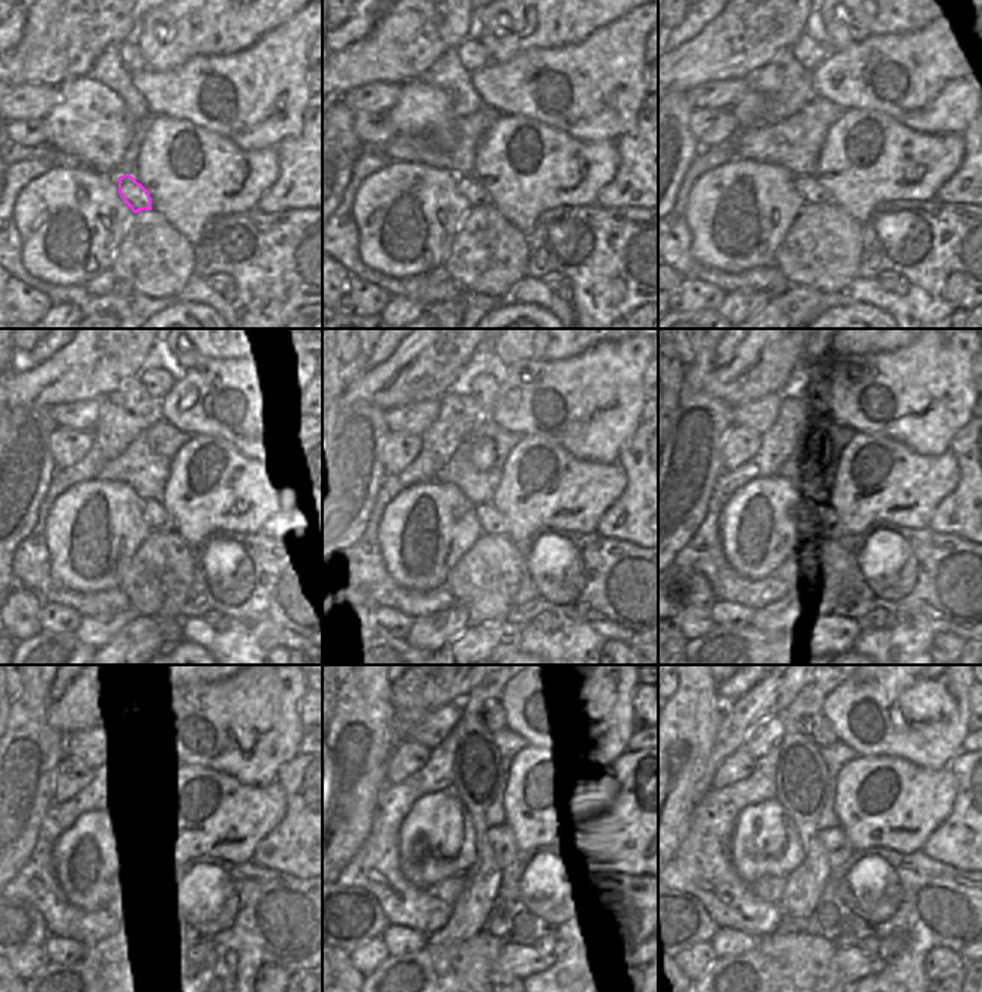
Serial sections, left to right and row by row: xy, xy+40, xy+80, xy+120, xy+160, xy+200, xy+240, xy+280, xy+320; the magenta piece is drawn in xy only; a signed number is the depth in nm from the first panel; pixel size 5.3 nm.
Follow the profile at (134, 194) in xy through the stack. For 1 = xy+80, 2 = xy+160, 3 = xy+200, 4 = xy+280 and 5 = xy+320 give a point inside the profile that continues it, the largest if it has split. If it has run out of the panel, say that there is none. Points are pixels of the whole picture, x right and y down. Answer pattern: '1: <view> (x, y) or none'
1: xy+80 (813, 192)
2: xy+160 (492, 523)
3: xy+200 (829, 518)
4: xy+280 (501, 839)
5: xy+320 (838, 848)

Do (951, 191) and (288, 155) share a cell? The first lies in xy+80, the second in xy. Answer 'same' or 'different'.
same

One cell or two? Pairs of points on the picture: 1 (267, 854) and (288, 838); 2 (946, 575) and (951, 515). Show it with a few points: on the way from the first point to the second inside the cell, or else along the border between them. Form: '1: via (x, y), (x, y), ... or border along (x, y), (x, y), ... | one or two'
1: via (272, 851), (284, 842) | one
2: border along (928, 527), (961, 536), (966, 541) | two

